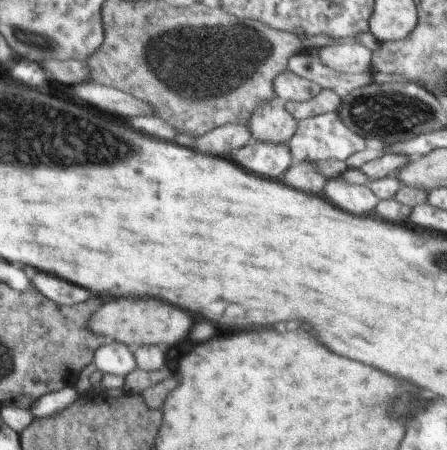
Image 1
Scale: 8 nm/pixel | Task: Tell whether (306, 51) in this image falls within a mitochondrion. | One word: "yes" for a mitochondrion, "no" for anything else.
no

